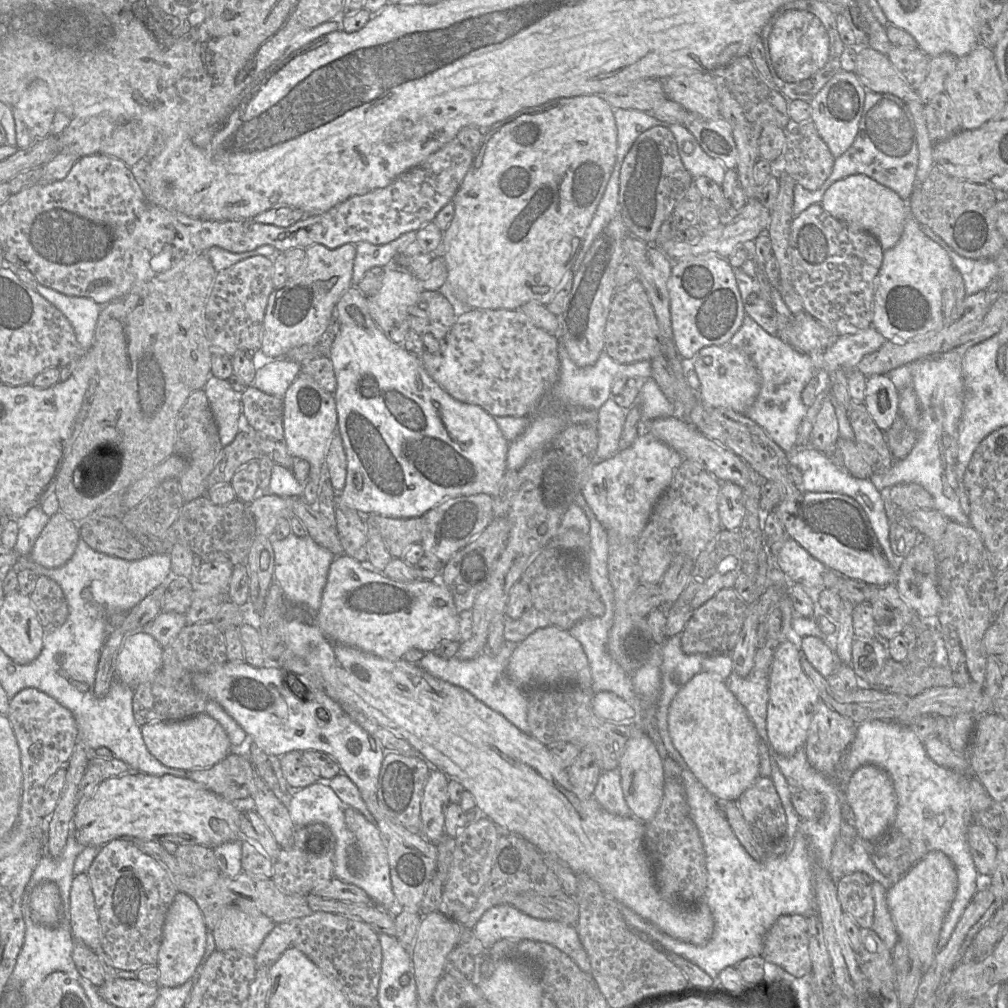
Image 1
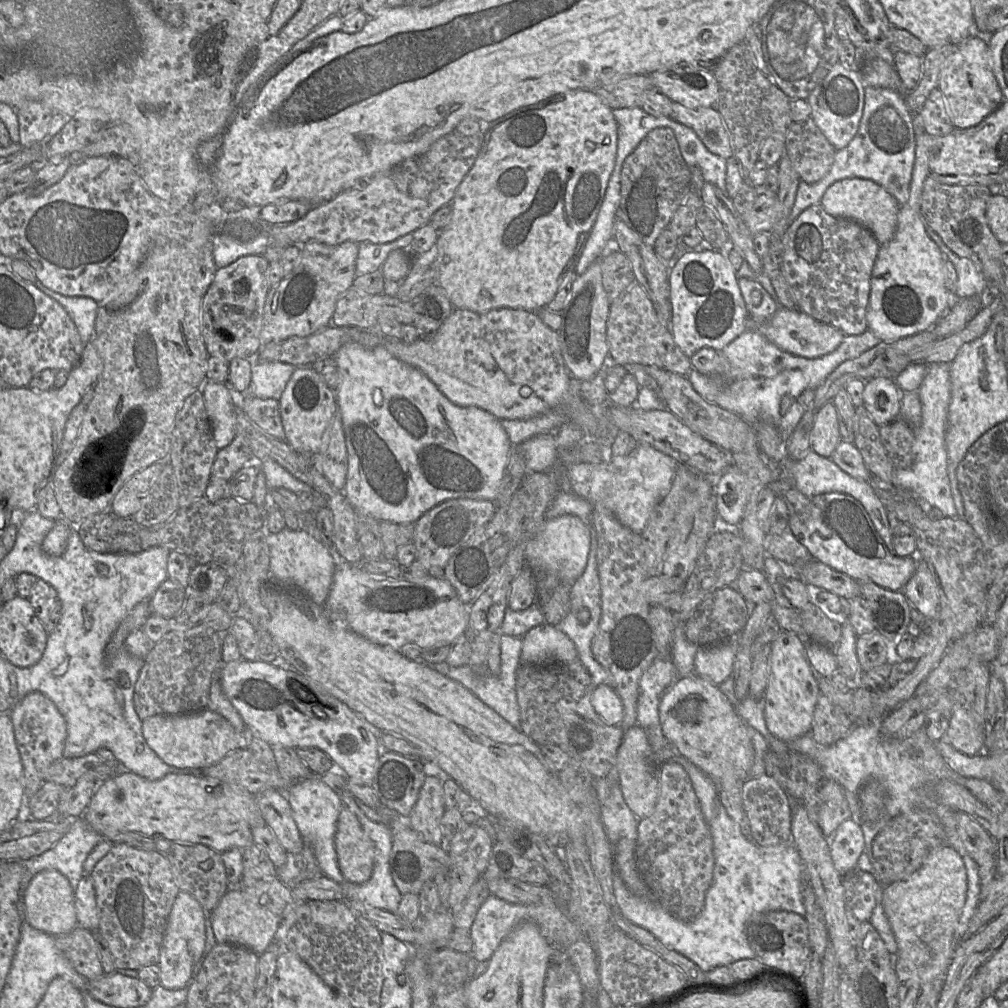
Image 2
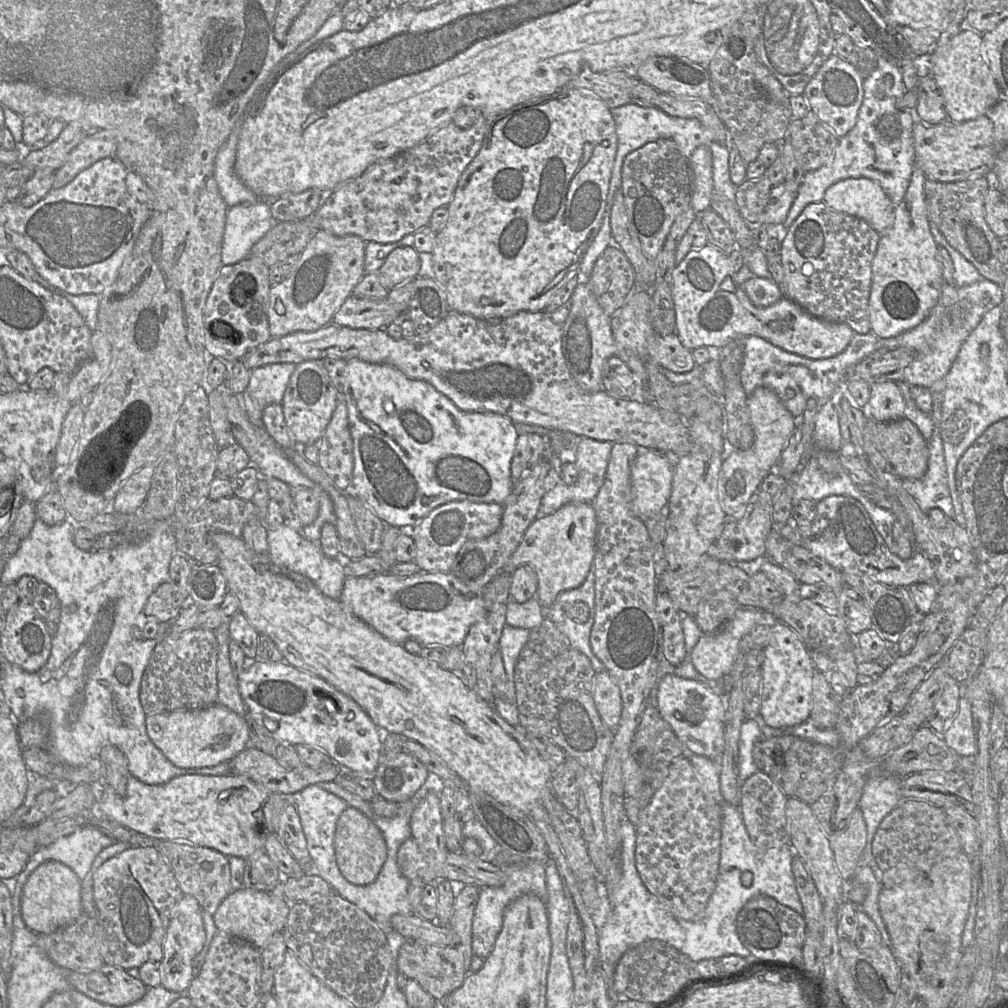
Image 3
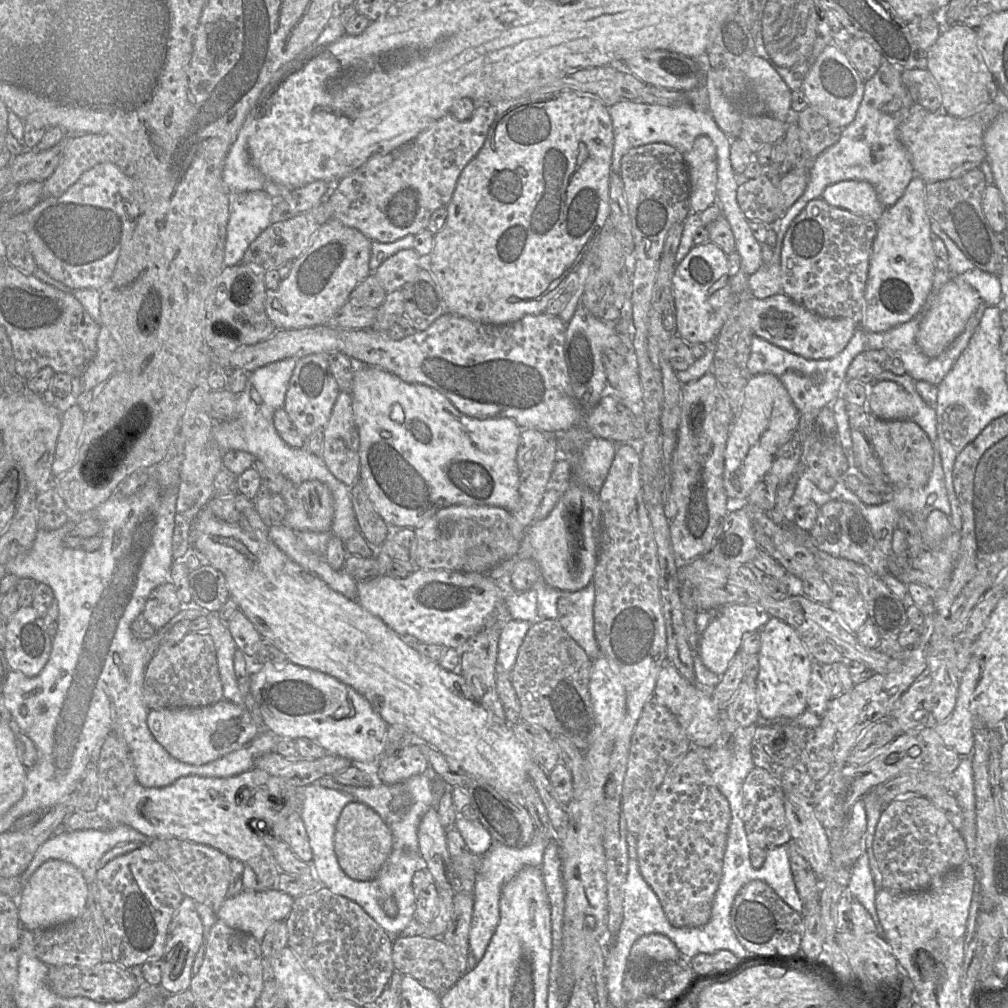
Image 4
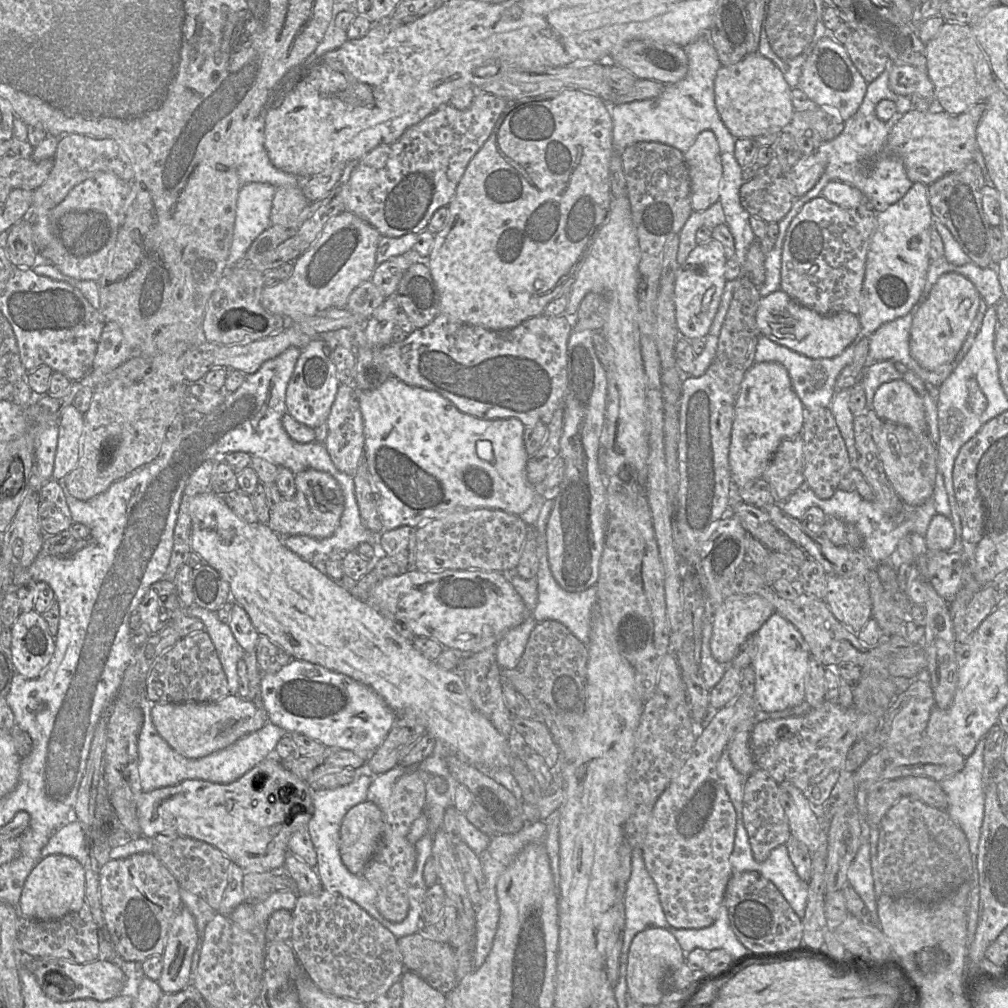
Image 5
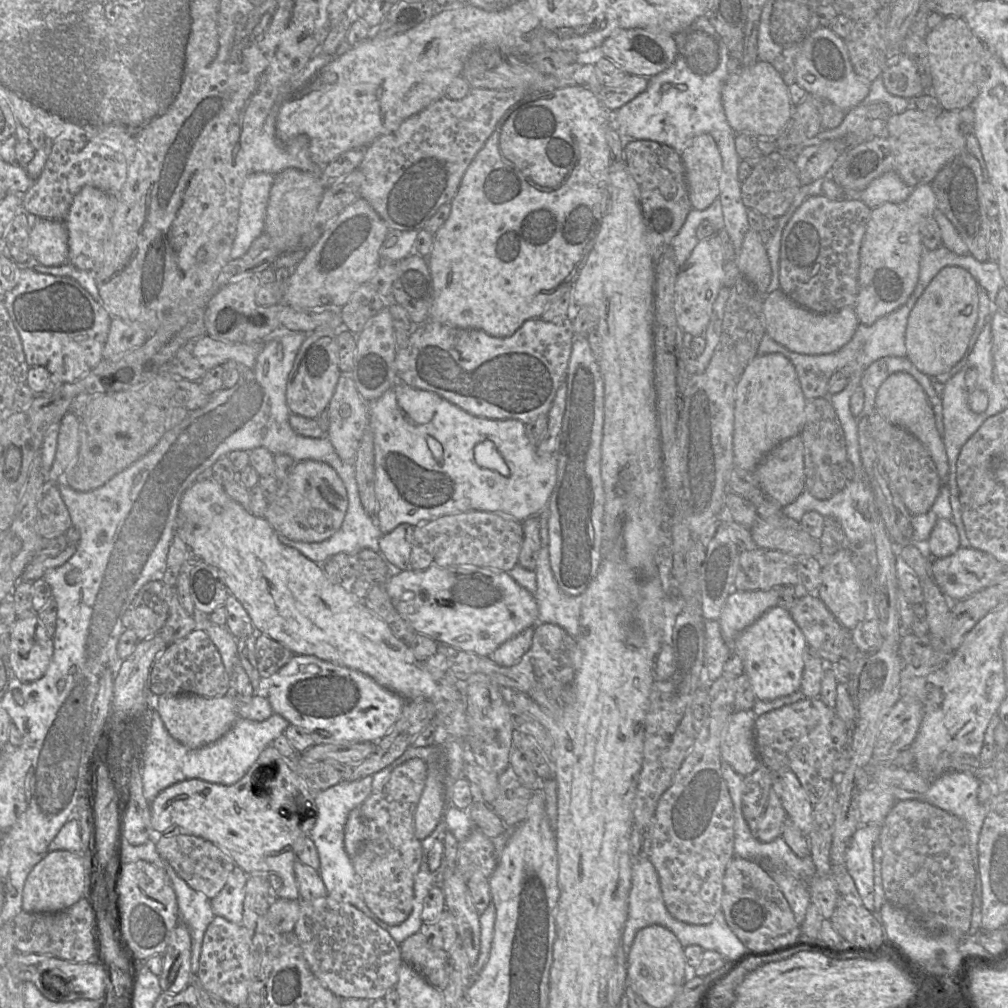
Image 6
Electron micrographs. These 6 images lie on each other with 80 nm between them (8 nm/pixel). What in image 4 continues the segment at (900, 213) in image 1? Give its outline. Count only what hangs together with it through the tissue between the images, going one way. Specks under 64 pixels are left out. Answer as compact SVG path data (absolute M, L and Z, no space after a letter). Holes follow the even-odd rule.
M845 180L827 186L822 198L831 206L848 210L877 222L885 207L874 187L866 181Z

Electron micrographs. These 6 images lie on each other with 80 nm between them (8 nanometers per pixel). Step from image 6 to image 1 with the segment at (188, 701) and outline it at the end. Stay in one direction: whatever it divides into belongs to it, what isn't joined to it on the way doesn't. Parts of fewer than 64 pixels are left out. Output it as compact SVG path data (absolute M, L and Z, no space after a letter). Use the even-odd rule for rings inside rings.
M205 712L194 715L194 716L191 716L191 717L183 719L183 720L178 720L178 721L151 722L151 723L148 723L148 724L145 724L145 725L141 726L141 733L142 733L142 738L144 740L144 743L146 745L146 747L148 748L149 752L156 759L158 759L162 764L164 764L167 767L184 769L184 770L187 770L187 771L209 768L209 767L215 765L216 763L218 763L219 761L221 761L223 758L225 758L229 754L229 752L232 751L232 748L241 748L241 747L233 747L231 745L231 742L229 740L229 737L228 737L226 731L221 726L221 724L217 720L215 720L214 718L212 718L211 716L206 714Z

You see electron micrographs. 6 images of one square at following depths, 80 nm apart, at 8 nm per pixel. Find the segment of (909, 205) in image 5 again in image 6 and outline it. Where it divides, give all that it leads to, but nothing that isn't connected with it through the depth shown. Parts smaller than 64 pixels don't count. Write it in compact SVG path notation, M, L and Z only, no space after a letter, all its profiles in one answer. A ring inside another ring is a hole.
M921 184L914 187L911 190L911 193L908 196L908 198L901 203L886 202L876 208L871 209L870 219L867 224L867 229L863 237L862 244L860 247L860 252L859 252L858 291L857 291L856 303L854 305L854 310L859 320L859 323L864 325L872 325L877 319L896 310L907 301L907 299L909 298L909 296L911 295L911 293L913 292L917 284L918 276L919 276L920 259L924 249L922 240L921 240L921 228L927 219L929 219L930 217L933 217L935 210L937 210L936 200L935 200L935 195L933 193L931 184Z

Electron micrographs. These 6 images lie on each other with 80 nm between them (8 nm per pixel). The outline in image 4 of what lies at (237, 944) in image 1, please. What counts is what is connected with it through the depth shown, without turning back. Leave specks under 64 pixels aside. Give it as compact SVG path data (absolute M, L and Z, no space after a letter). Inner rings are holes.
M276 888L264 891L244 889L233 897L227 897L216 917L227 926L262 941L274 922L286 920L293 903L293 897Z

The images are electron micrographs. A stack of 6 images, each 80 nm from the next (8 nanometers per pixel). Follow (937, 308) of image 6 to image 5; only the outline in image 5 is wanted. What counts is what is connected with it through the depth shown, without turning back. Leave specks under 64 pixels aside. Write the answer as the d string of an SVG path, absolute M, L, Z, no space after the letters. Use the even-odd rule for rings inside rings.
M947 272L937 279L927 299L915 313L910 329L910 353L920 366L928 370L934 370L940 365L954 360L977 314L979 303L980 294L973 283L963 275L956 272Z

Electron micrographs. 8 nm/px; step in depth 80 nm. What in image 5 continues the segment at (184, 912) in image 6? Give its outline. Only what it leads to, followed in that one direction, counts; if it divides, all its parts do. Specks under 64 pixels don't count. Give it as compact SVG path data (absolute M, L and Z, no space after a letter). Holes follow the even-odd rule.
M180 887L180 897L182 905L189 909L195 918L196 928L198 933L198 942L192 956L191 973L192 975L197 972L198 963L200 960L200 952L204 942L204 931L208 923L216 915L214 911L205 900L201 897L188 892Z

